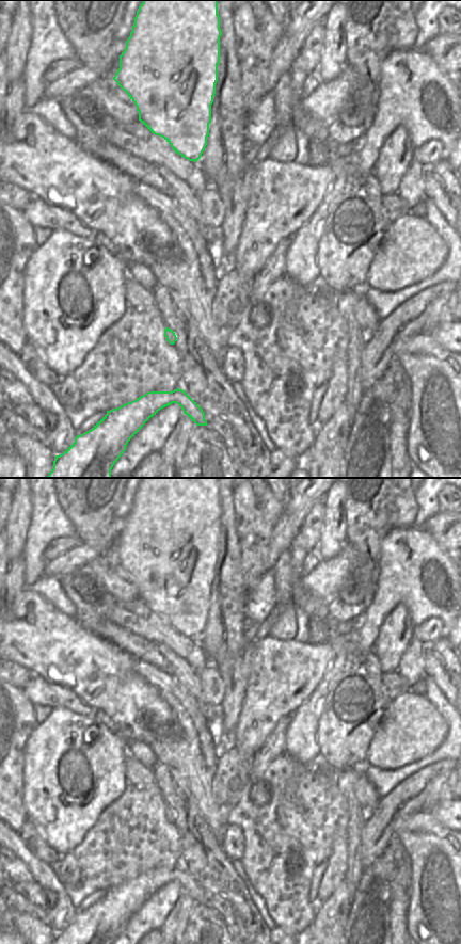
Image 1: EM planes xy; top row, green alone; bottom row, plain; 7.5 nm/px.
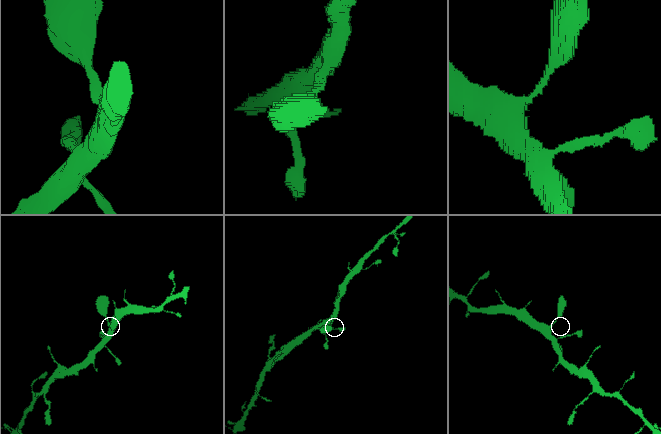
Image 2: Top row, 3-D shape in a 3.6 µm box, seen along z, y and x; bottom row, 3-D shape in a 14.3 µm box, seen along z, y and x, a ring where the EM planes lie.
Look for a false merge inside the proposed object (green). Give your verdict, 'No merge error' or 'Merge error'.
No merge error.

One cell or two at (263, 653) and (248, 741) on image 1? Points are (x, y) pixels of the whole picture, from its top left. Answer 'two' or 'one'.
one

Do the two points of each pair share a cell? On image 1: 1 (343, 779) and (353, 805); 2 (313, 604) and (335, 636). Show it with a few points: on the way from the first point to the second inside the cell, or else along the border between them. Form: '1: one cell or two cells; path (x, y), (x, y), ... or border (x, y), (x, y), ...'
1: one cell; path (346, 785), (351, 799)
2: one cell; path (319, 611), (331, 628)

